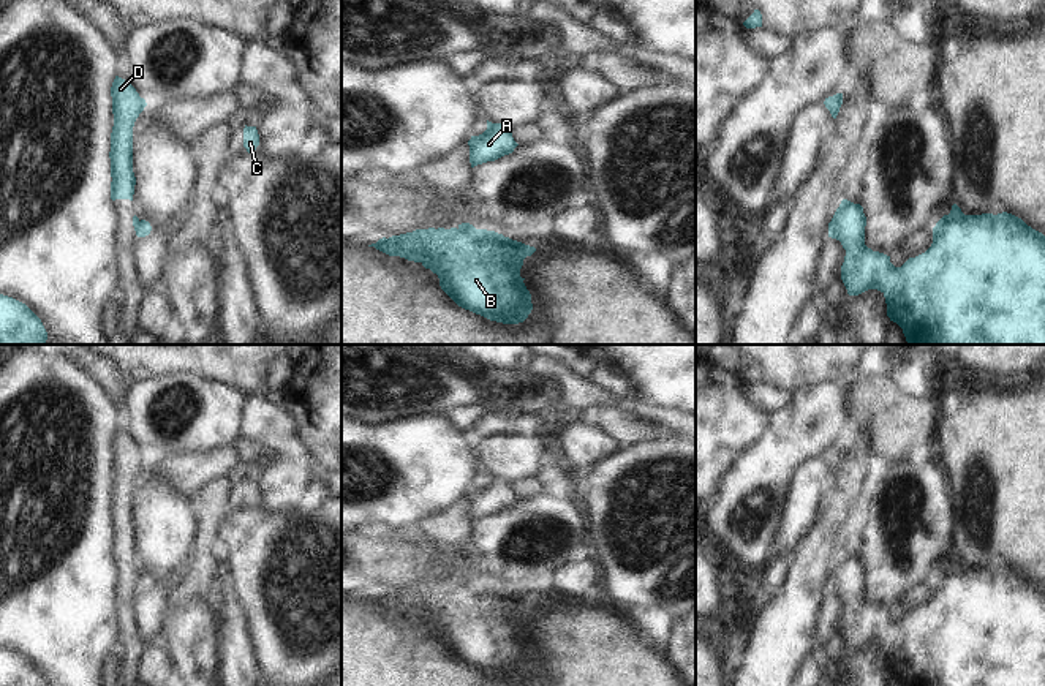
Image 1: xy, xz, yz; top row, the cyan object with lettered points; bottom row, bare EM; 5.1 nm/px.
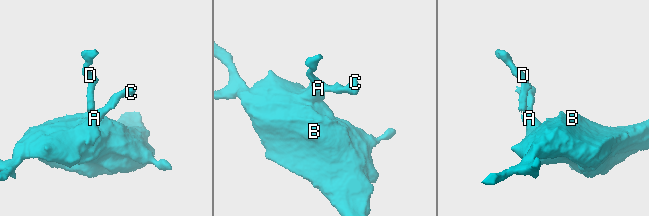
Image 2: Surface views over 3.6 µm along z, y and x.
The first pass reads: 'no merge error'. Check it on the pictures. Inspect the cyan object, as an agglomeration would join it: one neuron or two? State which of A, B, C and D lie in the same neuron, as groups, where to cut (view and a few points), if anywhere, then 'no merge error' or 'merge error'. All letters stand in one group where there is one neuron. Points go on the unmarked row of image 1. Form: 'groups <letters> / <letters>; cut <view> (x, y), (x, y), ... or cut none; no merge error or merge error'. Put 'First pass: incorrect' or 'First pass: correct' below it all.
groups A B C / D; cut xz (494, 478), (486, 486); merge error
First pass: incorrect

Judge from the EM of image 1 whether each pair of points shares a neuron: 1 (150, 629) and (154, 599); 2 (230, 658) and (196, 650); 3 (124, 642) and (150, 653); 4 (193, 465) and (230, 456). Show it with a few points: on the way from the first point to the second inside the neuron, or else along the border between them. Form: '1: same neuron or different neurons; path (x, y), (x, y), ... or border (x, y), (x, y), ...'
1: same neuron; path (150, 621), (150, 607)
2: different neurons; border (214, 618), (218, 669)
3: different neurons; border (146, 647), (136, 669)
4: same neuron; path (203, 465), (212, 465), (220, 460)

